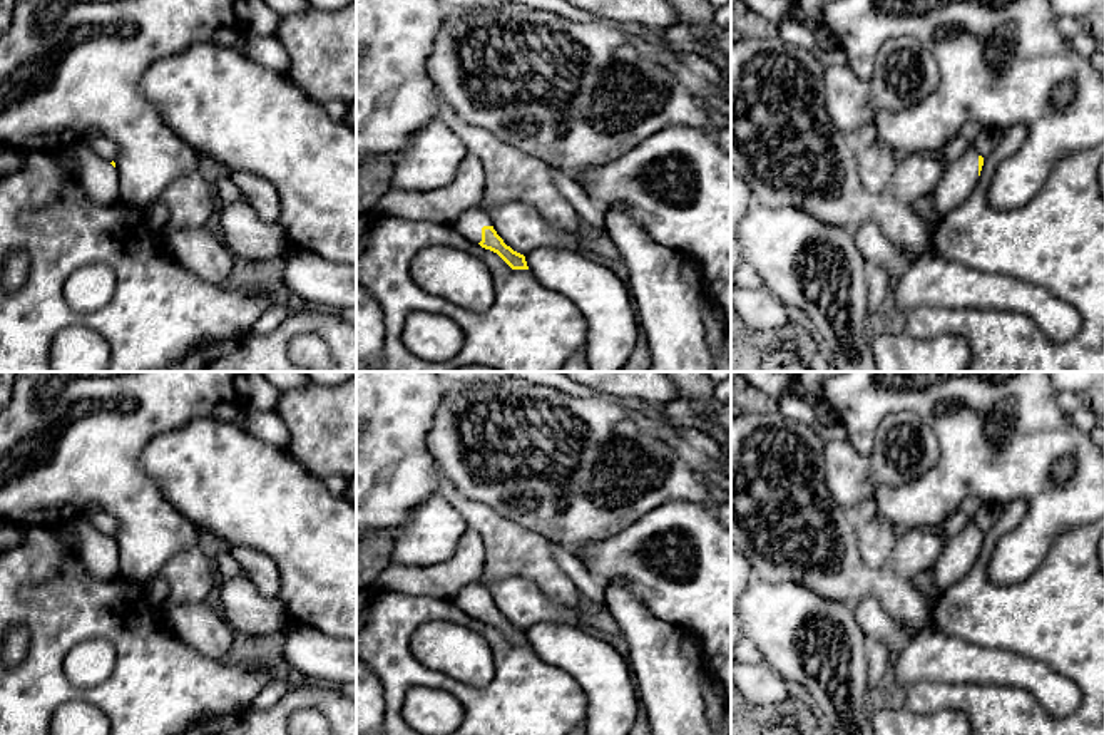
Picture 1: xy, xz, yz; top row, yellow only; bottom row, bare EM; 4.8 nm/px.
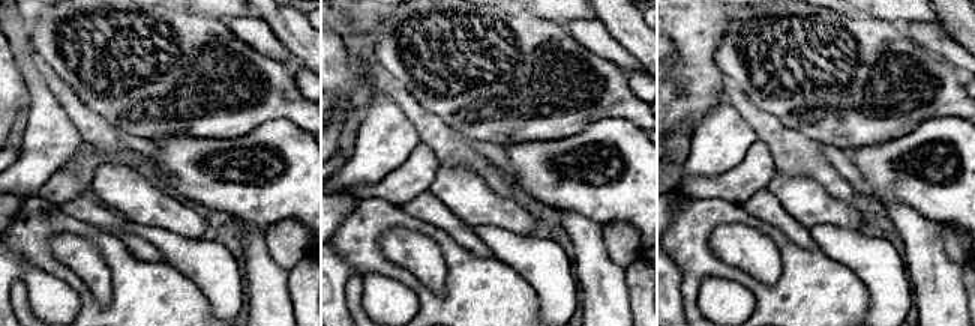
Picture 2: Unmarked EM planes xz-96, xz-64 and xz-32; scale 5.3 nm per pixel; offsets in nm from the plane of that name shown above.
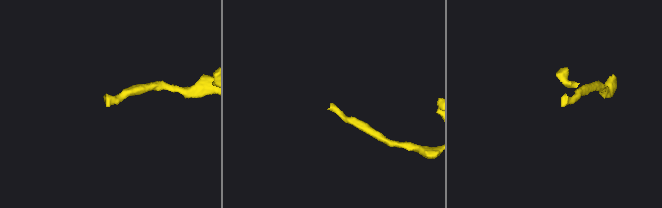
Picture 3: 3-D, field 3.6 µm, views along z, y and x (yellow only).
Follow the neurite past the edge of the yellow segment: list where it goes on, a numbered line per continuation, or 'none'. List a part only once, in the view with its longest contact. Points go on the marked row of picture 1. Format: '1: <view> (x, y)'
1: xz (469, 225)

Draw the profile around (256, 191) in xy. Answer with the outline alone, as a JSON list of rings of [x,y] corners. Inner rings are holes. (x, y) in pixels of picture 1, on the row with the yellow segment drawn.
[[[233,172],[229,179],[241,193],[243,201],[248,203],[263,221],[271,223],[278,219],[281,209],[279,196],[269,181],[253,172]]]

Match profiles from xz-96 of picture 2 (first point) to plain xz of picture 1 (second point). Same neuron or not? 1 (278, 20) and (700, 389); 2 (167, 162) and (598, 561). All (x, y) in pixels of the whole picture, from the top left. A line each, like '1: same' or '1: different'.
1: same
2: same

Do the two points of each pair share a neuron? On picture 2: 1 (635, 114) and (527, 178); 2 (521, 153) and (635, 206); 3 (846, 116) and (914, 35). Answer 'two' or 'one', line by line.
1: two
2: one
3: two

